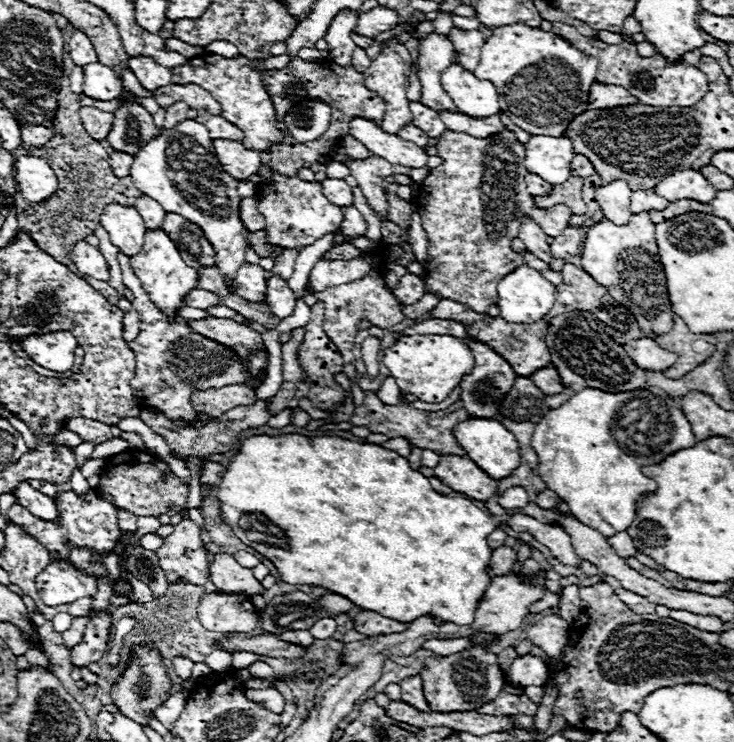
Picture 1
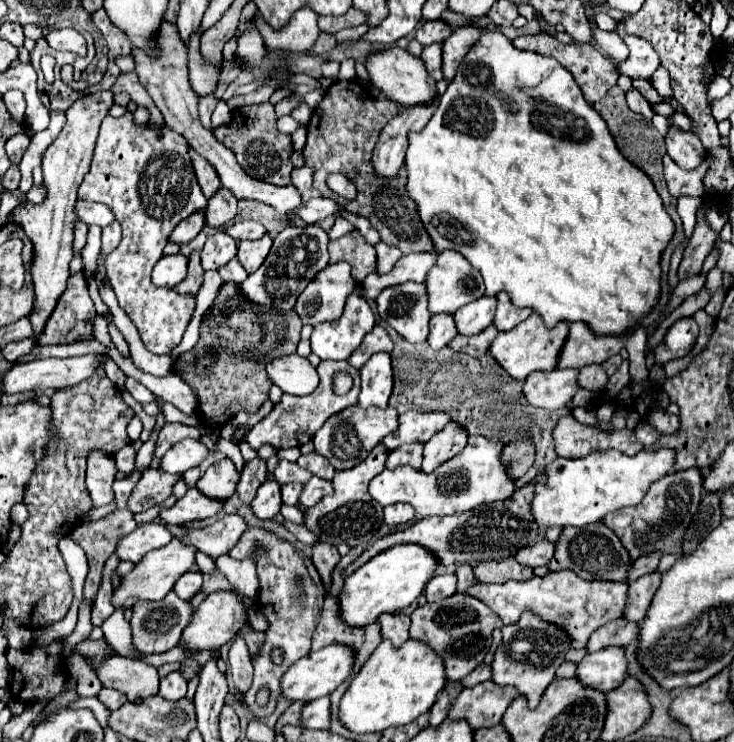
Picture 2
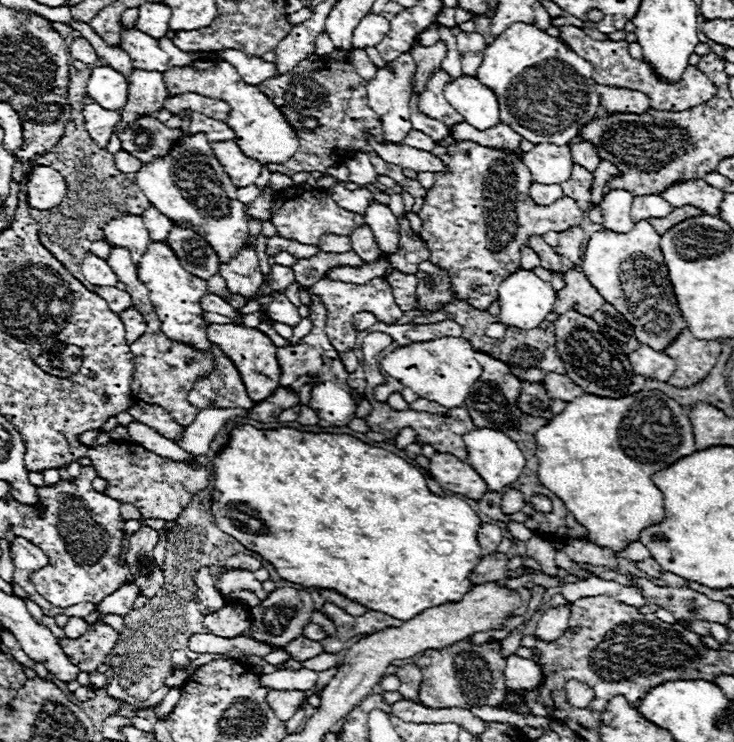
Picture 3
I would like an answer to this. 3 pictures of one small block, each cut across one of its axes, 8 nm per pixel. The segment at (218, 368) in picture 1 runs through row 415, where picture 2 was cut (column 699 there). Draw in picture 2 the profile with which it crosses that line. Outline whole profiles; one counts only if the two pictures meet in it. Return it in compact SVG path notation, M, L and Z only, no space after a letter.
M664 156L664 176L668 190L674 198L680 196L702 197L705 194L704 174L710 170L710 158L694 170L682 170L670 156Z

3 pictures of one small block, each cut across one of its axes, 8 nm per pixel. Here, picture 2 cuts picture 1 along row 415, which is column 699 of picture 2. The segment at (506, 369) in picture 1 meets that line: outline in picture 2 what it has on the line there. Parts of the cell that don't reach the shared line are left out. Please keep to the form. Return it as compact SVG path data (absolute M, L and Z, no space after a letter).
M698 468L680 470L654 482L638 506L616 510L614 514L608 514L604 522L622 538L622 544L628 548L632 558L638 558L654 550L660 550L664 554L680 554L682 534L688 528L694 512L698 510L700 498L702 498L702 472Z

